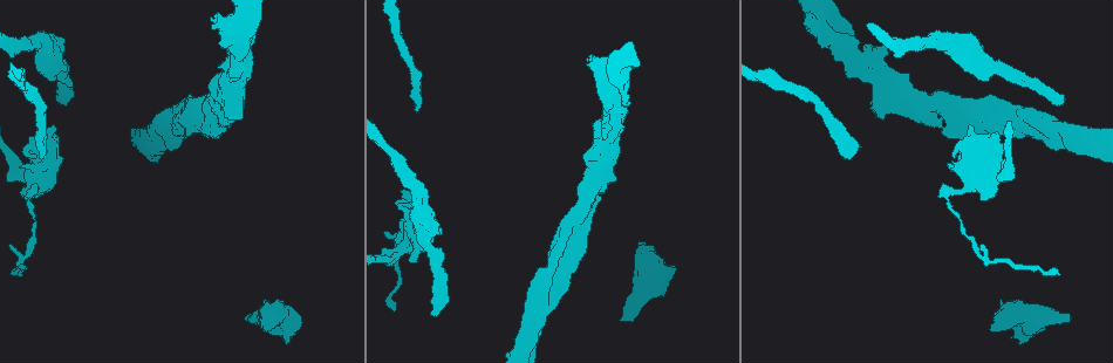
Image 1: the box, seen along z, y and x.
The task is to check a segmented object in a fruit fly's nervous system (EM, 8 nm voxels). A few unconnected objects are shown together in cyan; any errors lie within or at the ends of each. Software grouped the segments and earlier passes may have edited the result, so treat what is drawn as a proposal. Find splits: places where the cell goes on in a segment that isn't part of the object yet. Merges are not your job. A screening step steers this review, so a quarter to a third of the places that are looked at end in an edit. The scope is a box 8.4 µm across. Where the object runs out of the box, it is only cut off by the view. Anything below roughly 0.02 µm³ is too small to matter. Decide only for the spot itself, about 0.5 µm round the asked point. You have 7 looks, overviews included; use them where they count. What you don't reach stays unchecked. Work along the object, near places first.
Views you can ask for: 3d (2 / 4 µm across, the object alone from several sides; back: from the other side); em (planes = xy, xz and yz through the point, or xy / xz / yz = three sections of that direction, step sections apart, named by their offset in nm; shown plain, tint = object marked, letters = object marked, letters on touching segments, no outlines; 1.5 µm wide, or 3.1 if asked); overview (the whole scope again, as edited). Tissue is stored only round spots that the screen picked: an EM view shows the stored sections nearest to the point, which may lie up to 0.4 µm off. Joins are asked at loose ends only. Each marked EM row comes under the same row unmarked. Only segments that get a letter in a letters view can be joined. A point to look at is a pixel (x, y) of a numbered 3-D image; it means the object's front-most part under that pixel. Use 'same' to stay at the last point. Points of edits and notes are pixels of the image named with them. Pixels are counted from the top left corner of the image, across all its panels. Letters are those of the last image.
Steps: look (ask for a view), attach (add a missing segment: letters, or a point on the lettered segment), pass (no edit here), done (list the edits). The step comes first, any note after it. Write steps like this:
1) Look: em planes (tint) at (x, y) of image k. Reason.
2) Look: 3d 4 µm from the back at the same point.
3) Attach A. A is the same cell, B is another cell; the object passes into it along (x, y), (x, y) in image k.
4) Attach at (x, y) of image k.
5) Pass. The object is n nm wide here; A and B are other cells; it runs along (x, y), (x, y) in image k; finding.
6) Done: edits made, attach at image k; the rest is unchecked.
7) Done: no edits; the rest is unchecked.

Look: 3d 2 µm at (394, 309) of image 1. Thin end.

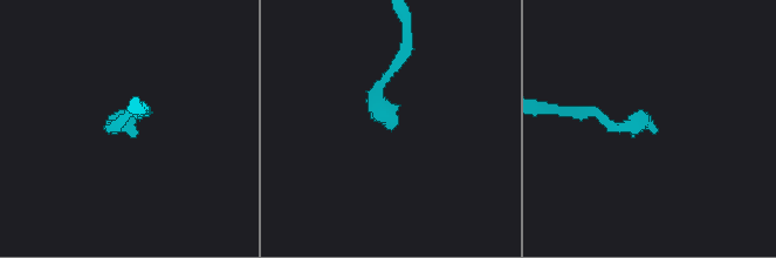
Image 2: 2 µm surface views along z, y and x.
Look: em planes (letters) at (646, 115) of image 2. Shape alone is not enough.

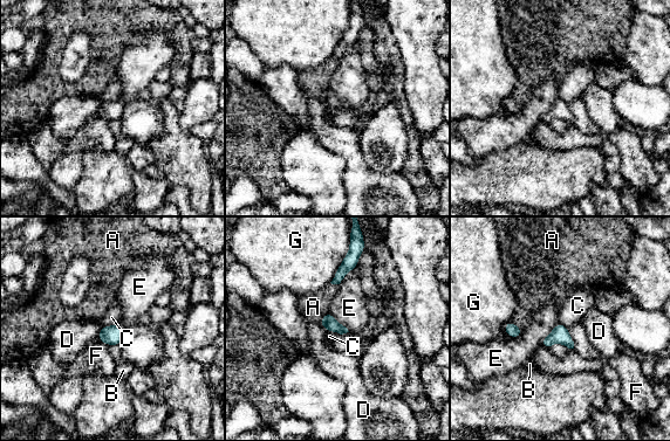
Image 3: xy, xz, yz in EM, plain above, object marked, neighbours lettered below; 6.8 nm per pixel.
Pass. A, B, C, D, E, F and G are other cells; a border runs along (117, 323), (102, 326) in image 3; none of them fits.

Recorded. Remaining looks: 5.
Look: 3d 4 µm from the back at (1068, 318) of image 1. Branch stops here.

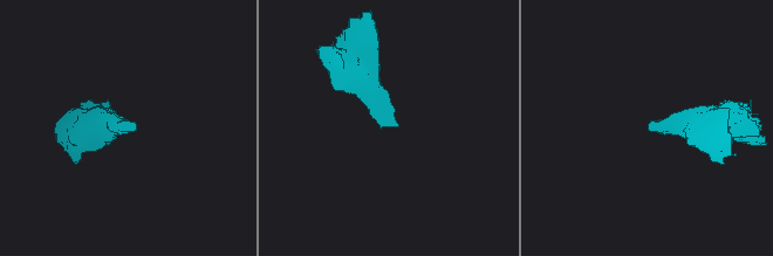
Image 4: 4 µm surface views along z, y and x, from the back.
Look: em planes (letters) at (133, 122) of image 4. Need the tissue.

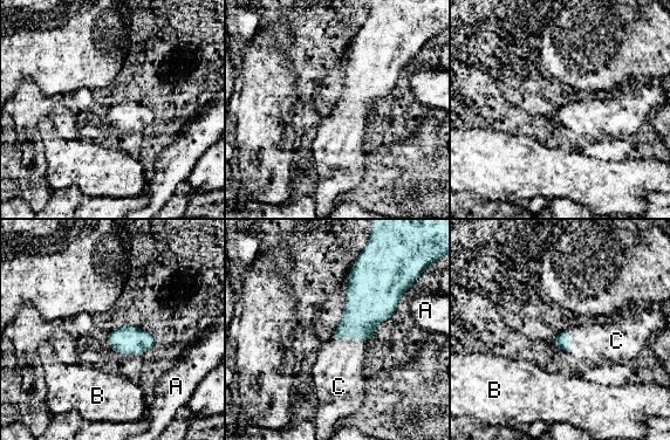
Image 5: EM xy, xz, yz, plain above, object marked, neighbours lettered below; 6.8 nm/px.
Attach C. The longest contact is with C, 130 nm; C is the same cell, A and B are other cells; the cell continues.

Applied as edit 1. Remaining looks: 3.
Look: overview. Redraw.

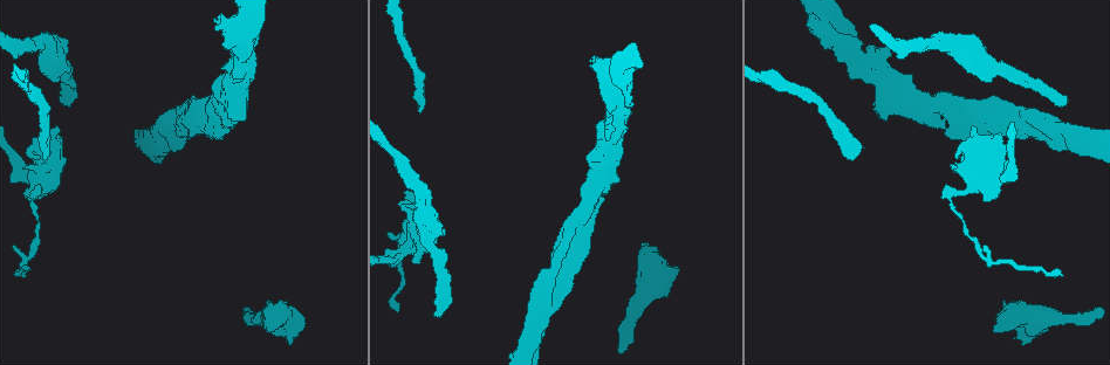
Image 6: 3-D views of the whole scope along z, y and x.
Look: em yz step 4 (tint) at (994, 328) of image 6. Thick end.

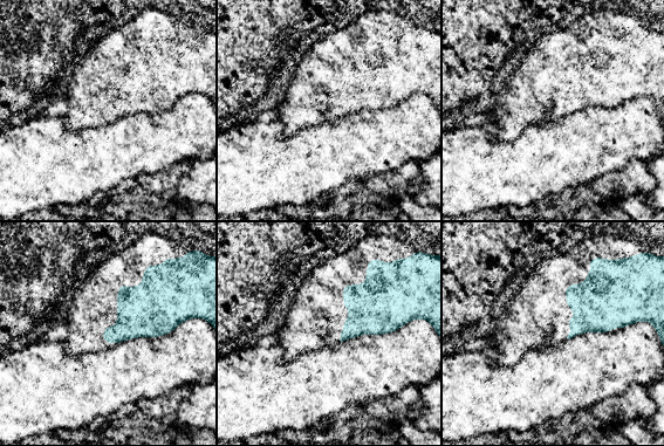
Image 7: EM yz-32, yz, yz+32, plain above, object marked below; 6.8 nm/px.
Look: em planes (letters) at the same point. Another direction.

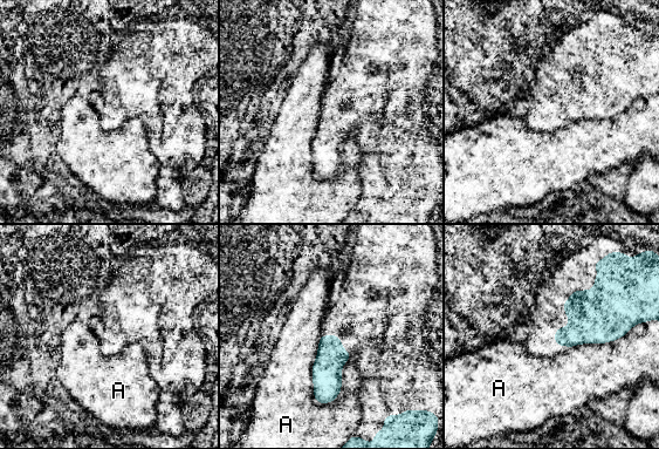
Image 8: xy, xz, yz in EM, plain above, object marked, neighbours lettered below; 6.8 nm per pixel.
Pass. The longest contact is with A, 480 nm; A is another cell; a border runs along (320, 334), (313, 396), (329, 403) in image 8; none of them fits.

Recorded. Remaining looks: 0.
Done: edits made, attach at image 5; the rest is unchecked.

